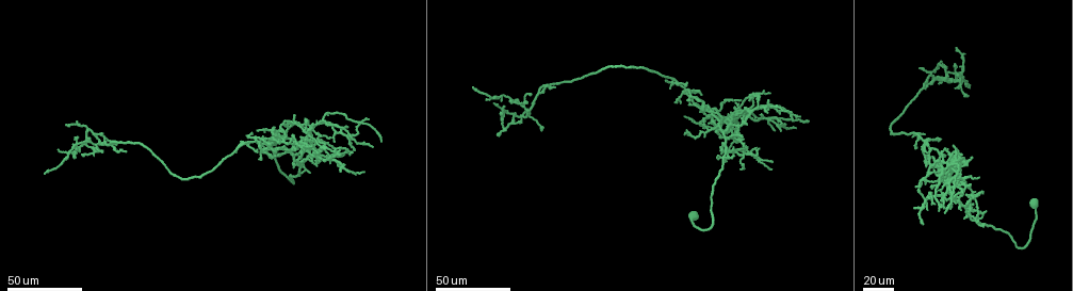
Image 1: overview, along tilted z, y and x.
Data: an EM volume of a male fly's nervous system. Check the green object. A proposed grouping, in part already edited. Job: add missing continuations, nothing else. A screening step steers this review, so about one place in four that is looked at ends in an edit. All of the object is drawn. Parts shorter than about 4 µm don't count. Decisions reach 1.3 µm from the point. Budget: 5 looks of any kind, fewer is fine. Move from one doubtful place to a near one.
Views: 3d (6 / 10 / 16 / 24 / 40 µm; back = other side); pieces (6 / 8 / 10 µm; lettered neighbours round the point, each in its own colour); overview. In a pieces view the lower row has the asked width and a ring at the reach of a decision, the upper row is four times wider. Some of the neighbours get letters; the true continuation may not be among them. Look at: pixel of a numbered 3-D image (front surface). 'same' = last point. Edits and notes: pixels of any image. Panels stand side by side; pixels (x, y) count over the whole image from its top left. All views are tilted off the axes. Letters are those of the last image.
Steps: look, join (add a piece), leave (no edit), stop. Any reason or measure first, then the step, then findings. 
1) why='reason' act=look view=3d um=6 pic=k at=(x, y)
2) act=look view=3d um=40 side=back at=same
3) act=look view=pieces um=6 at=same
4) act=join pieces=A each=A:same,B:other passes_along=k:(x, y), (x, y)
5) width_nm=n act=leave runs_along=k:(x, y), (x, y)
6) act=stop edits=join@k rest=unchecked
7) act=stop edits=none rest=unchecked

why='thin end' act=look view=3d um=24 pic=1 at=(127, 150)

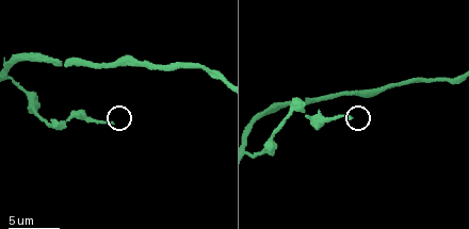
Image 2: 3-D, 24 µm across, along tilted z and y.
act=look view=pieces um=8 pic=2 at=(349, 117)

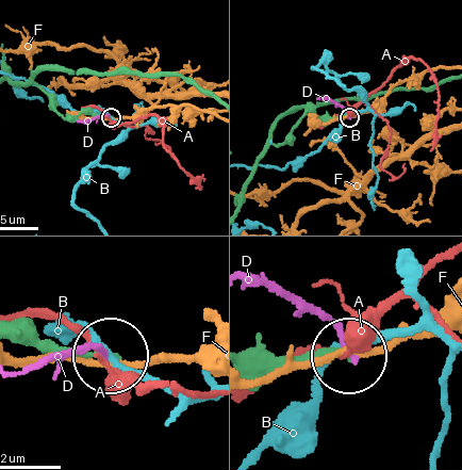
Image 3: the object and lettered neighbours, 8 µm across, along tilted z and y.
width_nm=160 act=leave each=A:other,B:other,D:other,F:other runs_along=3:(10, 339), (105, 353) found='none of them fits'

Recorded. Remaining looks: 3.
why='branch stops here' act=look view=3d um=40 pic=1 at=(744, 145)

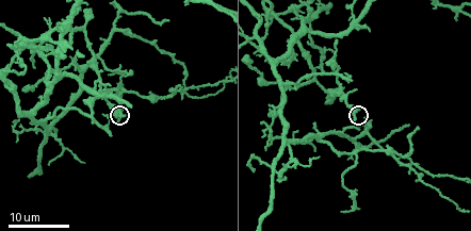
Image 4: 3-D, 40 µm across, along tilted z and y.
act=look view=pieces um=8 pic=4 at=(357, 117)

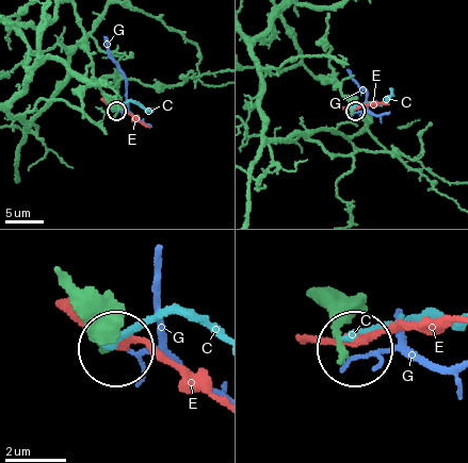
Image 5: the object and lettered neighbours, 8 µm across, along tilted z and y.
act=leave each=C:other,E:other,G:other runs_along=5:(63, 286), (105, 348) found='none of them fits'

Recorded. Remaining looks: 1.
act=stop edits=none rest=unchecked

